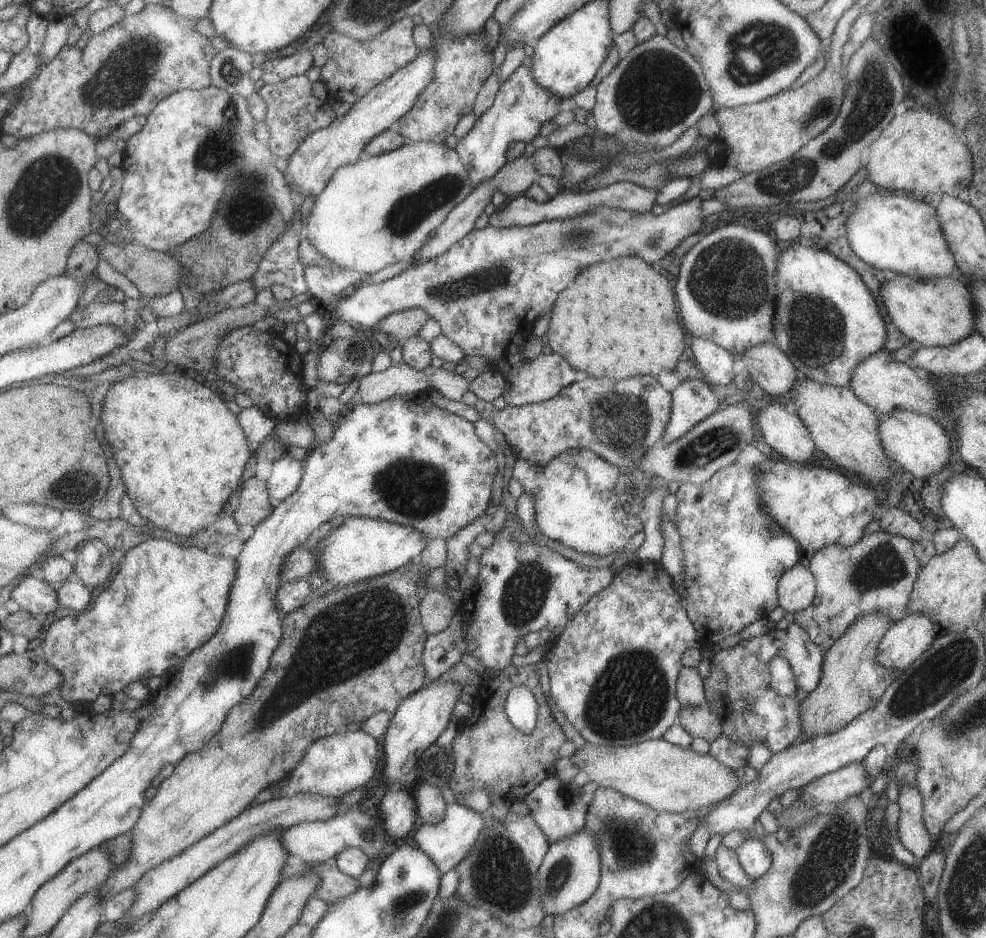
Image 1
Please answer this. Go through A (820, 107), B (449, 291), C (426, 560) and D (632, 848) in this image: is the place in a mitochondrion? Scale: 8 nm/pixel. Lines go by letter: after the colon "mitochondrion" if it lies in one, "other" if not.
A: mitochondrion
B: mitochondrion
C: other
D: mitochondrion

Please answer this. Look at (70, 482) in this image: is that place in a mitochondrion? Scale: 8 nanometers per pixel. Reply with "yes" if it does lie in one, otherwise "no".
no

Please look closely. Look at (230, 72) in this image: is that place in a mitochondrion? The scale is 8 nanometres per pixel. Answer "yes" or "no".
yes

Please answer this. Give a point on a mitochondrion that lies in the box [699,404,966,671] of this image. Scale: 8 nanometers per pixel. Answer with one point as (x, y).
(881, 567)

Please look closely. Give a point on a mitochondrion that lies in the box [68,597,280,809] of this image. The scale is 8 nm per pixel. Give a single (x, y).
(233, 664)

